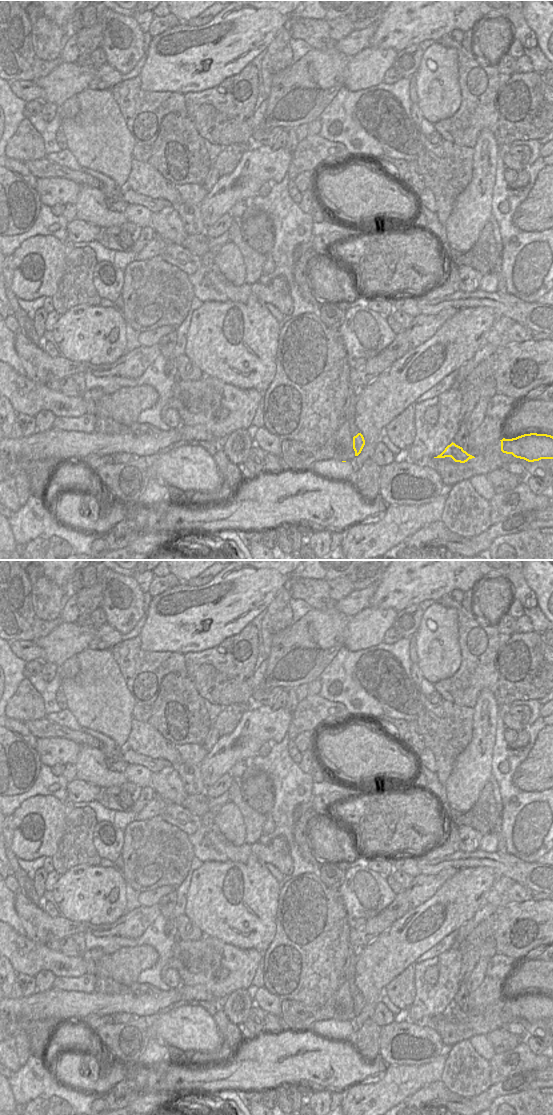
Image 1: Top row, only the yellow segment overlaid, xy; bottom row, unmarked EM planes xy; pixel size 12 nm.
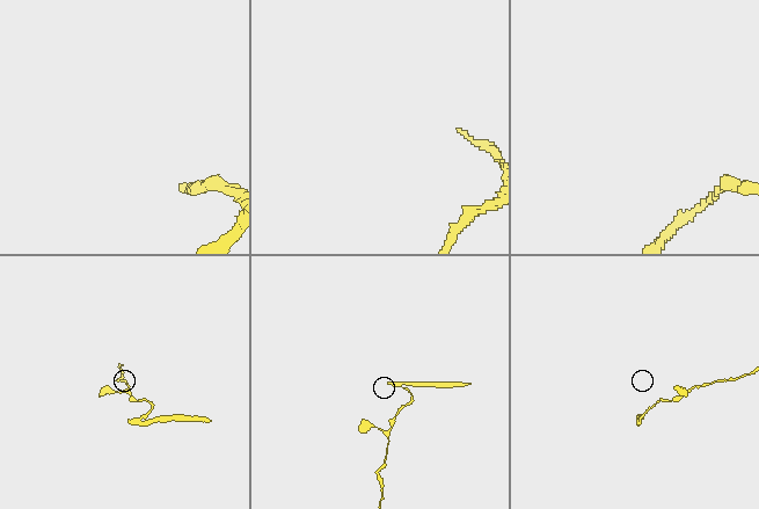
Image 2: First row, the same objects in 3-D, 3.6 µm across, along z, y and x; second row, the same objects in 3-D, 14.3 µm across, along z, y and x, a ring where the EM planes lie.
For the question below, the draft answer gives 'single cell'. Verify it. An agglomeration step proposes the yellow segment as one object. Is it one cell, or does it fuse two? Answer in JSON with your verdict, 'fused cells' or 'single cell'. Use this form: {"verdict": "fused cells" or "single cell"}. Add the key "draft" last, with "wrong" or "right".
{"verdict": "fused cells", "draft": "wrong"}

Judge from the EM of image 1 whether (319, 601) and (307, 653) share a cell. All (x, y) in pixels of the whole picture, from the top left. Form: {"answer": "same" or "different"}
{"answer": "different"}

